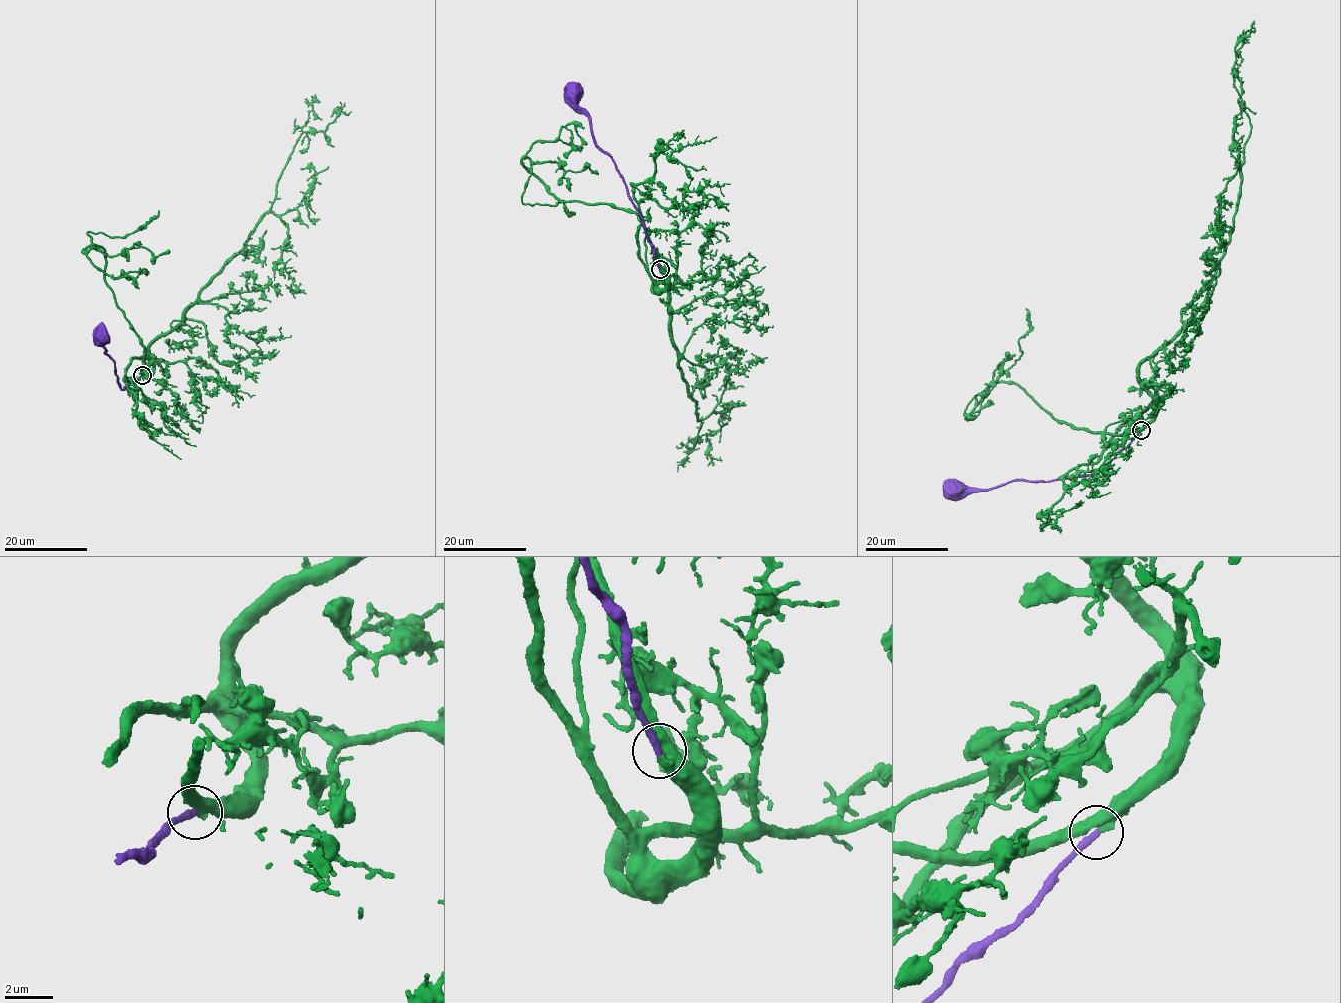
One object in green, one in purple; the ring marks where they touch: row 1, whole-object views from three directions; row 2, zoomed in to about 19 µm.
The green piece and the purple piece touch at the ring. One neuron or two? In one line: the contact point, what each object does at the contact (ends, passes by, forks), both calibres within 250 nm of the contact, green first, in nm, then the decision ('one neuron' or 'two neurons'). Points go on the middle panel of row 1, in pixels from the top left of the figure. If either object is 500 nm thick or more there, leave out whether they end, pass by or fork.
(660, 269) | green passes by | purple ends | 440/300 nm | one neuron

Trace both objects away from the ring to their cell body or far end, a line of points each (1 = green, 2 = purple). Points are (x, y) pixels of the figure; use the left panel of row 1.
1: (143, 375), (152, 368), (151, 344), (182, 321), (270, 209), (300, 135), (324, 130), (339, 111), (350, 111)
2: (143, 375), (122, 389), (116, 366), (100, 341), (106, 341), (102, 337)

